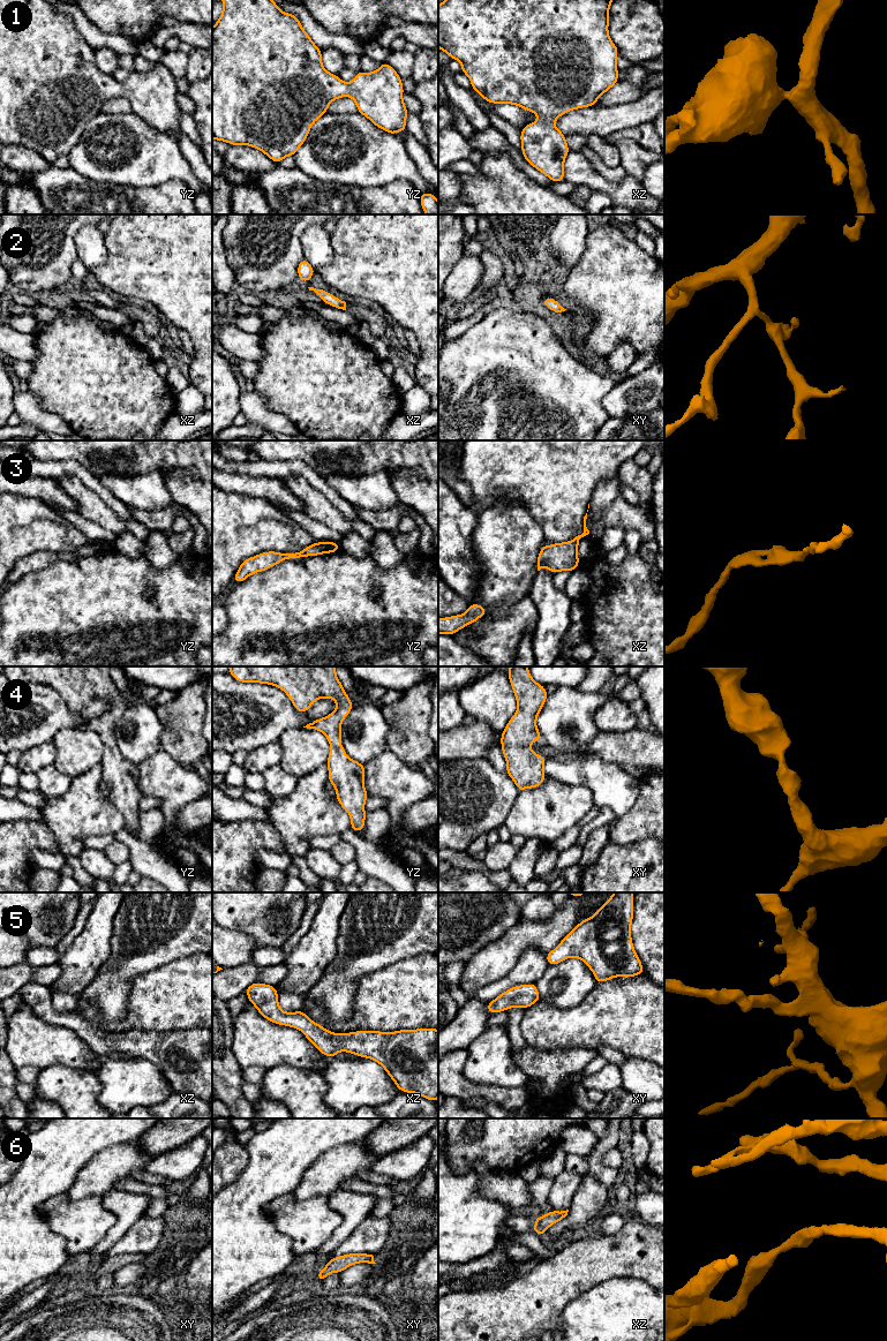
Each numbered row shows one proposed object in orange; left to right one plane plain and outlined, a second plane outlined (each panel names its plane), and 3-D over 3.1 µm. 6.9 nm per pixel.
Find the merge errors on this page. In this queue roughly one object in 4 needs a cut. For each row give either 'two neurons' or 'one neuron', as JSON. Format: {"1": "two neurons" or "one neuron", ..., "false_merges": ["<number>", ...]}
{"1": "one neuron", "2": "one neuron", "3": "one neuron", "4": "one neuron", "5": "one neuron", "6": "one neuron", "false_merges": []}

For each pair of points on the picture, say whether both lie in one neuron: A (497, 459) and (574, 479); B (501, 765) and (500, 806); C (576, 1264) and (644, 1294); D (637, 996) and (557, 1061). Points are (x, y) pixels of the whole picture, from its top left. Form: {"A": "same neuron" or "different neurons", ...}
{"A": "same neuron", "B": "different neurons", "C": "different neurons", "D": "different neurons"}

